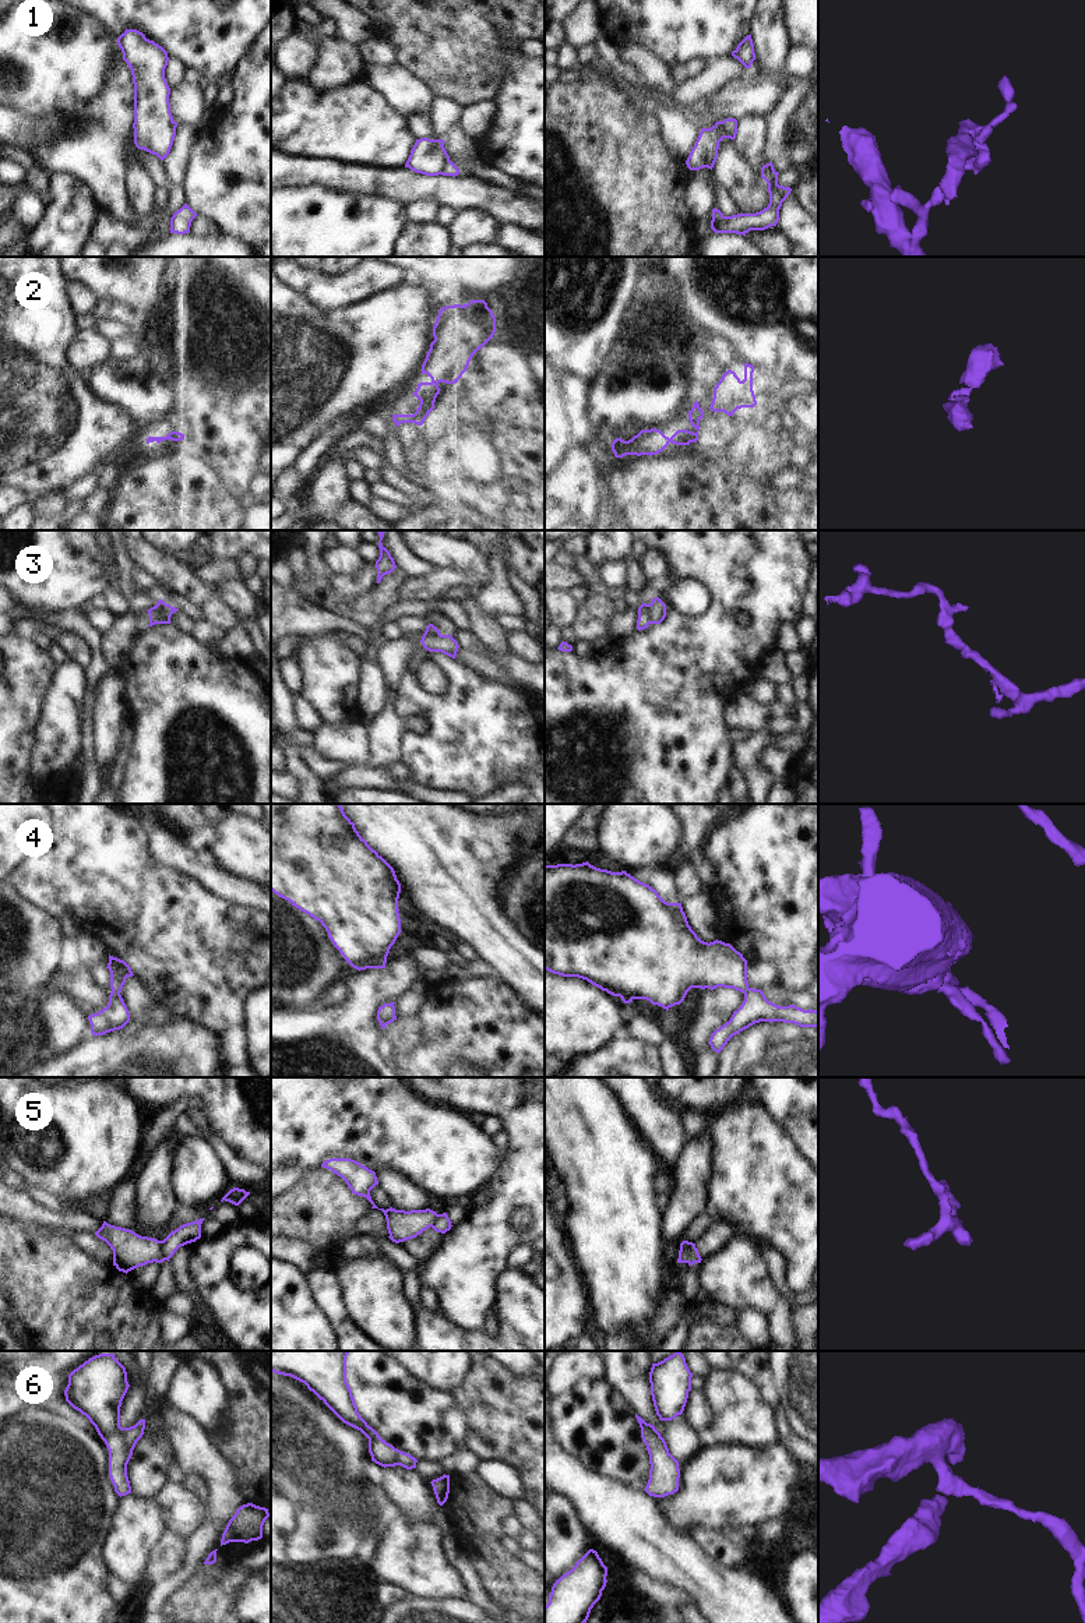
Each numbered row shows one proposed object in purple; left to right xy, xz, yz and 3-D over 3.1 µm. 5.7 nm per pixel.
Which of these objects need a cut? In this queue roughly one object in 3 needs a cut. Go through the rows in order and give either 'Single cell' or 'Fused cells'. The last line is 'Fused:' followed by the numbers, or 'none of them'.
1: Fused cells
2: Single cell
3: Fused cells
4: Single cell
5: Fused cells
6: Single cell
Fused: 1, 3, 5

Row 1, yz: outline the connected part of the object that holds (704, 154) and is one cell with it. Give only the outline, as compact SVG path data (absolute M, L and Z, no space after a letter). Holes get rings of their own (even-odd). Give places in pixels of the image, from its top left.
M716 121L711 128L701 128L701 133L693 147L686 165L690 170L700 170L708 167L712 170L716 159L719 142L723 138L730 138L723 127L722 121Z

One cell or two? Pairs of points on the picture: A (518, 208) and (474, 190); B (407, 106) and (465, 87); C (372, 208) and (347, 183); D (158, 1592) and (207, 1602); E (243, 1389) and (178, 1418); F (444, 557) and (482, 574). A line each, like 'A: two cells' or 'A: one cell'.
A: one cell
B: two cells
C: two cells
D: two cells
E: two cells
F: one cell

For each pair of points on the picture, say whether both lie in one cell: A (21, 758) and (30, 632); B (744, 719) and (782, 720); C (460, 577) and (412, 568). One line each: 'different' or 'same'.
A: different
B: same
C: different

